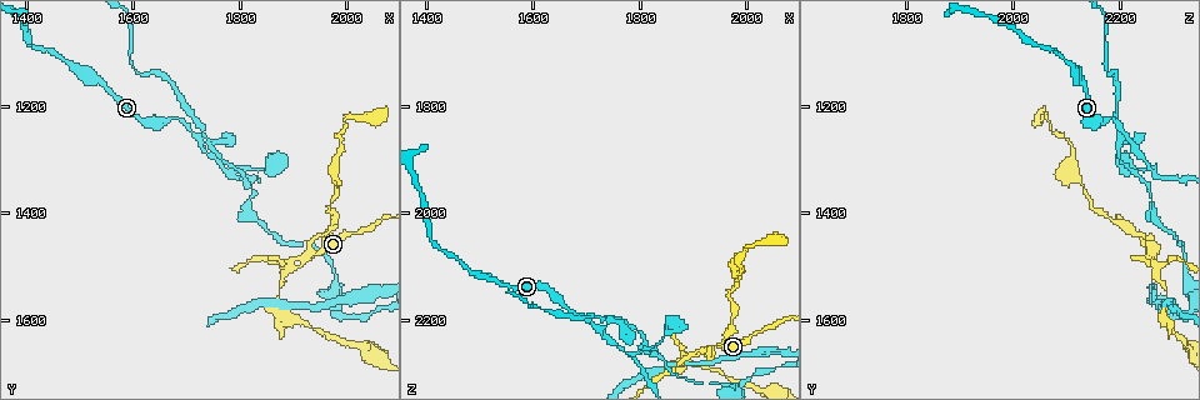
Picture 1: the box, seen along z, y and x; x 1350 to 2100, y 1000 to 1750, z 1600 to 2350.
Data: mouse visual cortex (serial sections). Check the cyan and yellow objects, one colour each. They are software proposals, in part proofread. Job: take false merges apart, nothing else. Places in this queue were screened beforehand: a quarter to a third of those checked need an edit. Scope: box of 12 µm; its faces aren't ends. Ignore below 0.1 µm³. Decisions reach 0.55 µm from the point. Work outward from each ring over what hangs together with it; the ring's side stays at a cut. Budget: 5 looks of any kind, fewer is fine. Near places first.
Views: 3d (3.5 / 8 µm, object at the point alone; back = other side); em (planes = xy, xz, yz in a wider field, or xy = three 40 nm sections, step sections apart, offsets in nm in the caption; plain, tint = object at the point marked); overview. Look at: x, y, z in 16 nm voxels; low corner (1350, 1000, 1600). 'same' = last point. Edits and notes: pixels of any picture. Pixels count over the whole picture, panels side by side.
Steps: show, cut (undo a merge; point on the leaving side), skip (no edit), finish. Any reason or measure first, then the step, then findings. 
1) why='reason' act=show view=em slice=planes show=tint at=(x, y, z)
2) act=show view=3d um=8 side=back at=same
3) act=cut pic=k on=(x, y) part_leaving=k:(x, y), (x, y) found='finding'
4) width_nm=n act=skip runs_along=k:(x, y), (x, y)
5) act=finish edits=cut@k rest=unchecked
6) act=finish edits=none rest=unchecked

why='four-way junction' act=show view=3d um=3.5 at=(1715, 1250, 2215)

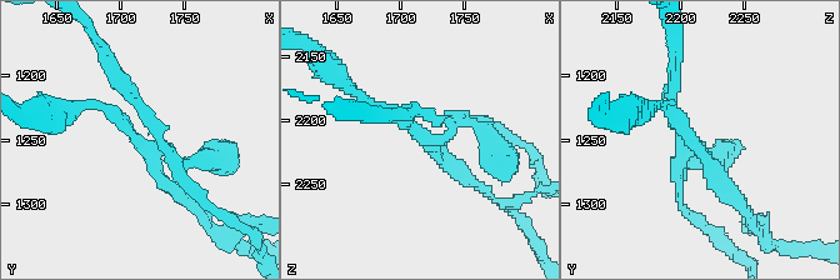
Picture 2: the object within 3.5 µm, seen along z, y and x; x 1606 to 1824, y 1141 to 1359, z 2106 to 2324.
arms=4 arm_widths_nm=150,150,150,200 why='now the EM' act=show view=em slice=xy step=1 show=tint at=(1718, 1254, 2214)

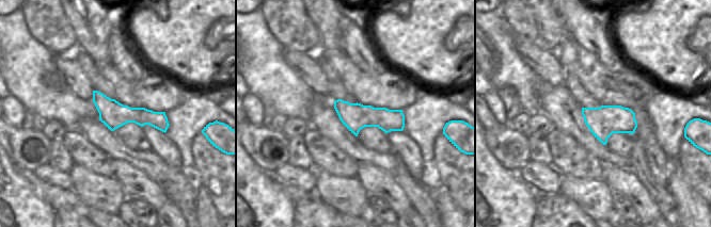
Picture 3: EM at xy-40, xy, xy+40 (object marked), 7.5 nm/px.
width_nm=200 act=cut pic=2 on=(125, 78) part_leaving=2:(128, 129), (170, 151), (204, 201) found='a second cell is stuck on'

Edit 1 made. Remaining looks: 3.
why='arms part here' act=show view=3d um=8 at=(1890, 1500, 2270)

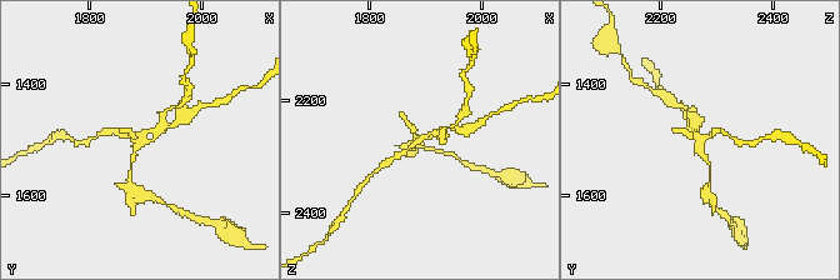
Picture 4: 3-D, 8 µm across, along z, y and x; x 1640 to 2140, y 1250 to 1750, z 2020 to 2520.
act=show view=3d um=3.5 side=back at=(1895, 1505, 2275)

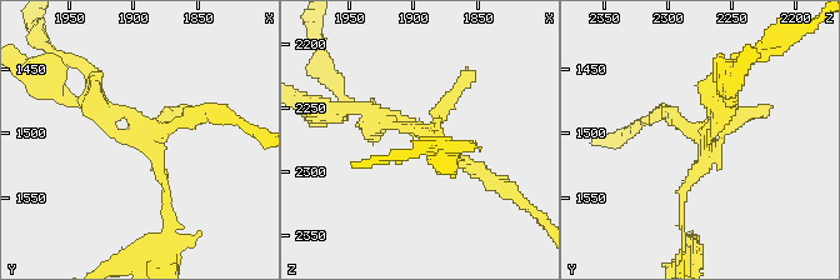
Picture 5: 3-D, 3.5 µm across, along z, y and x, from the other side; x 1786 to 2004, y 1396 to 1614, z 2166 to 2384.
why='shape alone is not enough' act=show view=em slice=xy step=5 show=tint at=(1890, 1504, 2268)

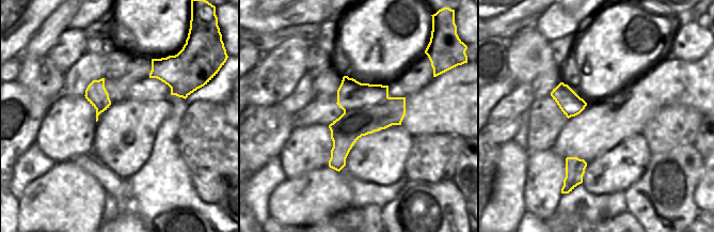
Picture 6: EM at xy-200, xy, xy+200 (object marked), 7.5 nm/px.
act=cut pic=5 on=(68, 58) part_leaving=5:(86, 101), (159, 171) found='two cells meet here'

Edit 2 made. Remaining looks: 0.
act=finish edits=cut@2,cut@5 rest=unchecked

